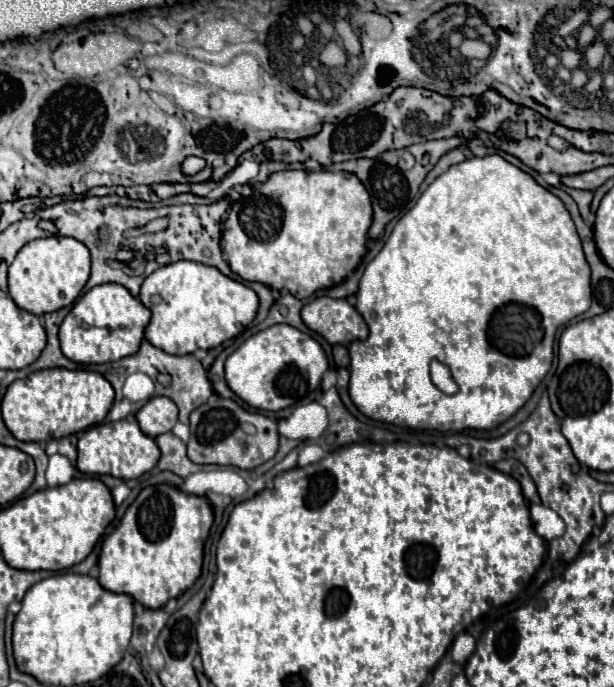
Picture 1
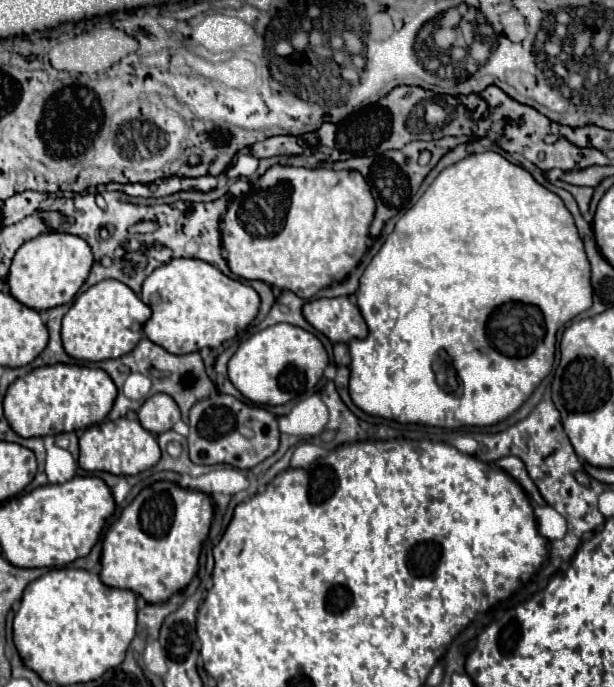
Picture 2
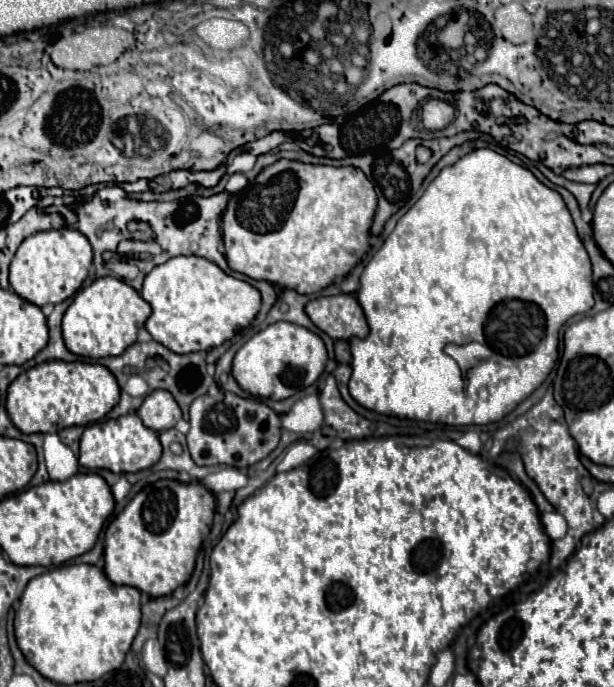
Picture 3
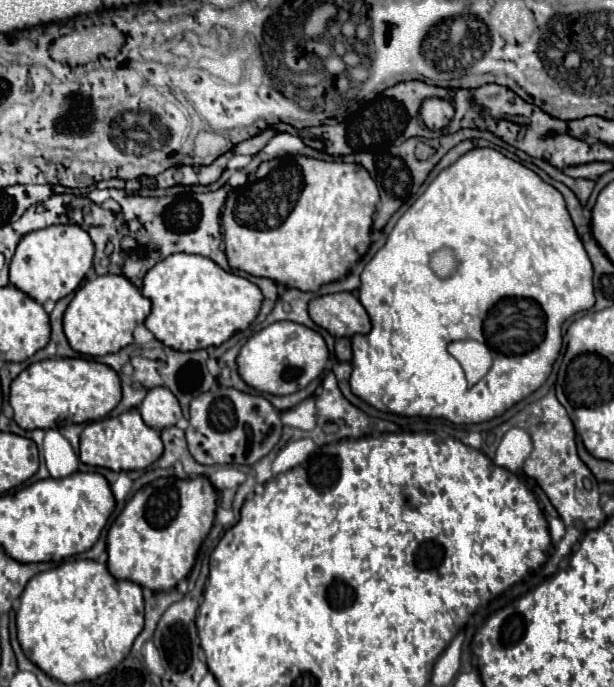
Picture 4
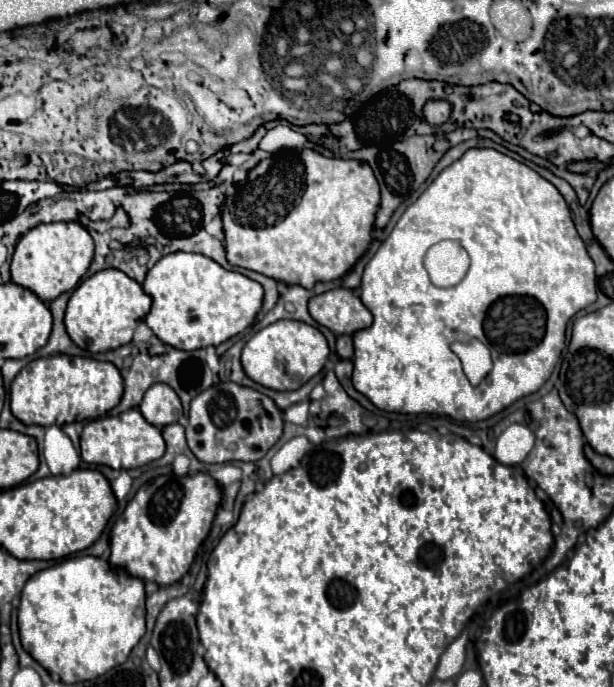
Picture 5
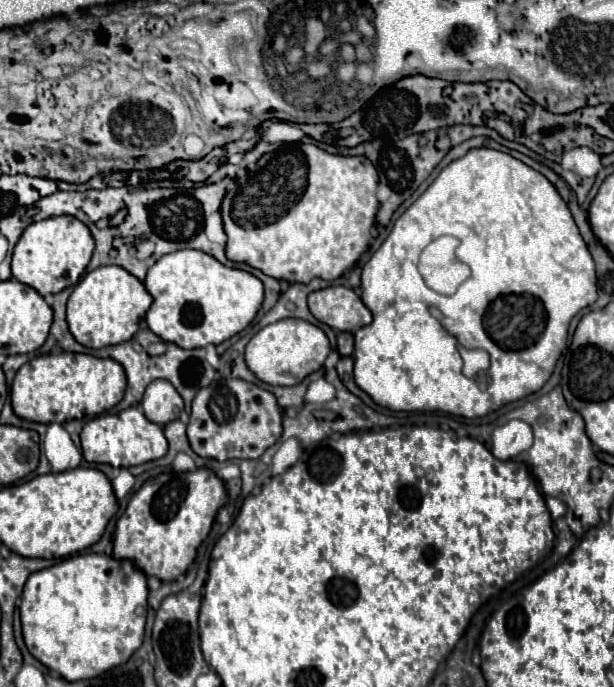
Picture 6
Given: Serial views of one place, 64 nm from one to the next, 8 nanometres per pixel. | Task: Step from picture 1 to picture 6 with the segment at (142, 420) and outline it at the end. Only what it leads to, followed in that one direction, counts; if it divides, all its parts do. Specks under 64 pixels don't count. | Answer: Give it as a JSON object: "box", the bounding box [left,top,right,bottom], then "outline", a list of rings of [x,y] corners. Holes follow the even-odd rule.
{"box":[140,380,184,426],"outline":[[[154,380],[146,388],[140,406],[144,410],[144,416],[148,416],[148,420],[160,426],[178,420],[180,412],[184,410],[184,402],[180,394],[166,380]]]}

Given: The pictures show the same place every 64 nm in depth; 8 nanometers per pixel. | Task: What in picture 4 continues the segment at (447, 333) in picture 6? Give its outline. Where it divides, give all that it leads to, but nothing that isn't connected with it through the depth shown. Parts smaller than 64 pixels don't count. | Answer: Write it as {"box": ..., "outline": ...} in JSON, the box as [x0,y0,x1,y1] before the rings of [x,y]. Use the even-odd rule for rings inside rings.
{"box":[350,148,594,424],"outline":[[[474,148],[470,152],[466,152],[462,158],[458,158],[452,166],[444,168],[426,188],[426,192],[406,210],[406,214],[396,222],[394,230],[390,232],[386,244],[374,254],[374,258],[366,264],[364,272],[362,272],[362,284],[358,290],[358,298],[362,302],[362,306],[366,308],[370,322],[372,322],[372,330],[364,336],[356,334],[352,340],[352,378],[350,378],[350,388],[352,392],[362,398],[366,404],[374,406],[376,410],[382,412],[392,412],[392,414],[400,414],[400,416],[422,416],[422,418],[444,418],[452,424],[478,424],[478,422],[488,422],[496,416],[502,416],[508,408],[512,408],[516,402],[520,402],[522,398],[530,396],[534,390],[538,390],[546,378],[552,372],[552,366],[556,362],[556,358],[560,356],[562,350],[562,324],[574,316],[580,310],[590,310],[594,306],[594,284],[592,284],[592,264],[590,258],[582,246],[582,240],[576,234],[576,228],[570,220],[570,214],[566,210],[566,202],[562,198],[562,194],[546,184],[538,174],[534,174],[532,170],[528,170],[526,166],[522,166],[520,162],[514,162],[510,158],[506,158],[504,154],[500,154],[498,150],[492,148]],[[442,248],[450,248],[452,254],[456,256],[456,272],[448,274],[448,276],[438,276],[432,266],[430,266],[430,258],[434,252],[442,250]],[[454,340],[478,340],[486,346],[490,346],[492,350],[492,358],[494,364],[492,368],[486,372],[486,376],[474,384],[472,388],[468,388],[468,384],[464,382],[464,376],[460,378],[458,374],[462,374],[460,364],[456,364],[456,360],[448,354],[446,346]]]}

